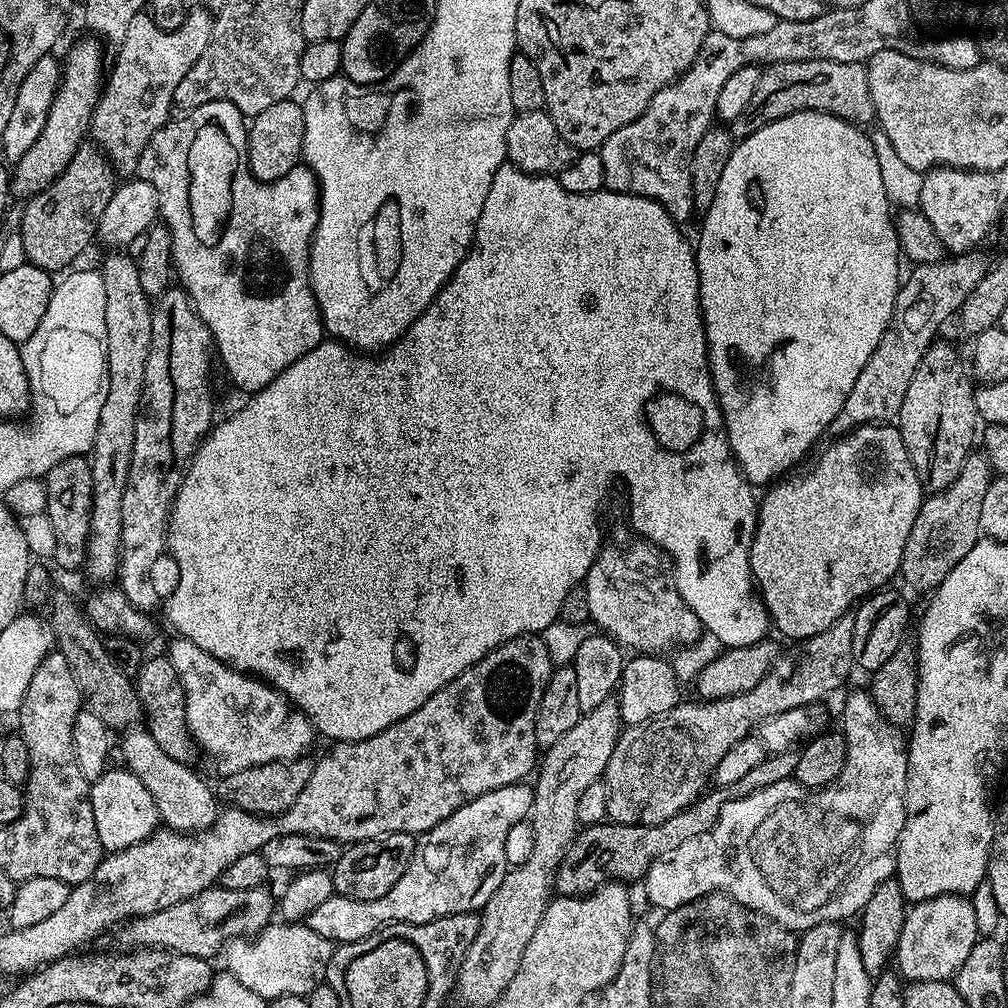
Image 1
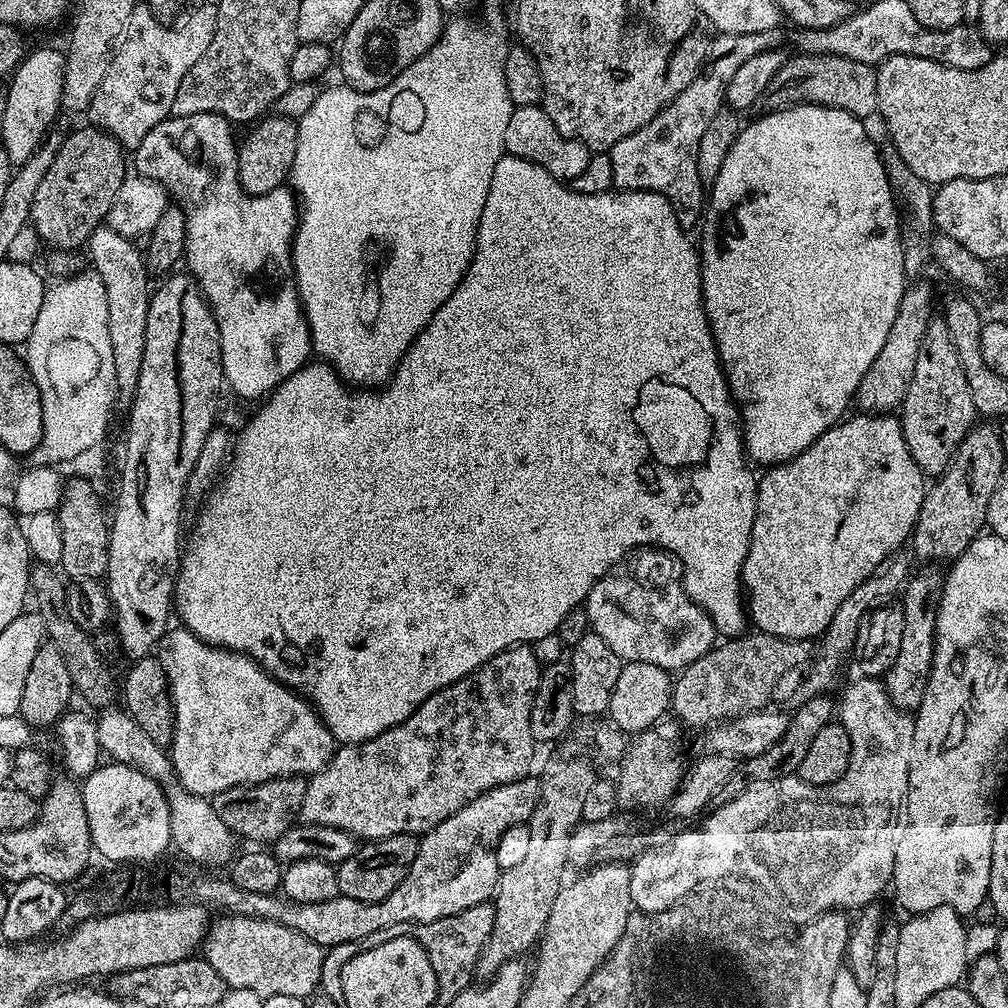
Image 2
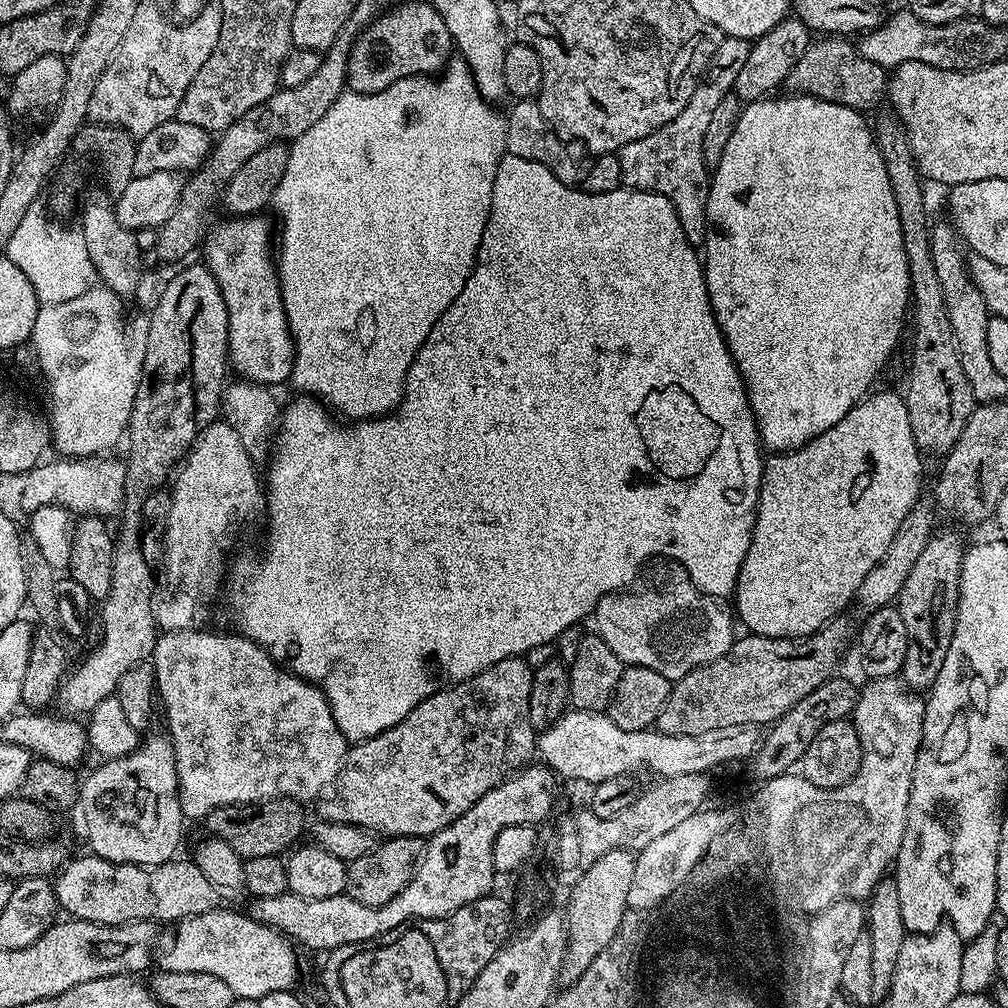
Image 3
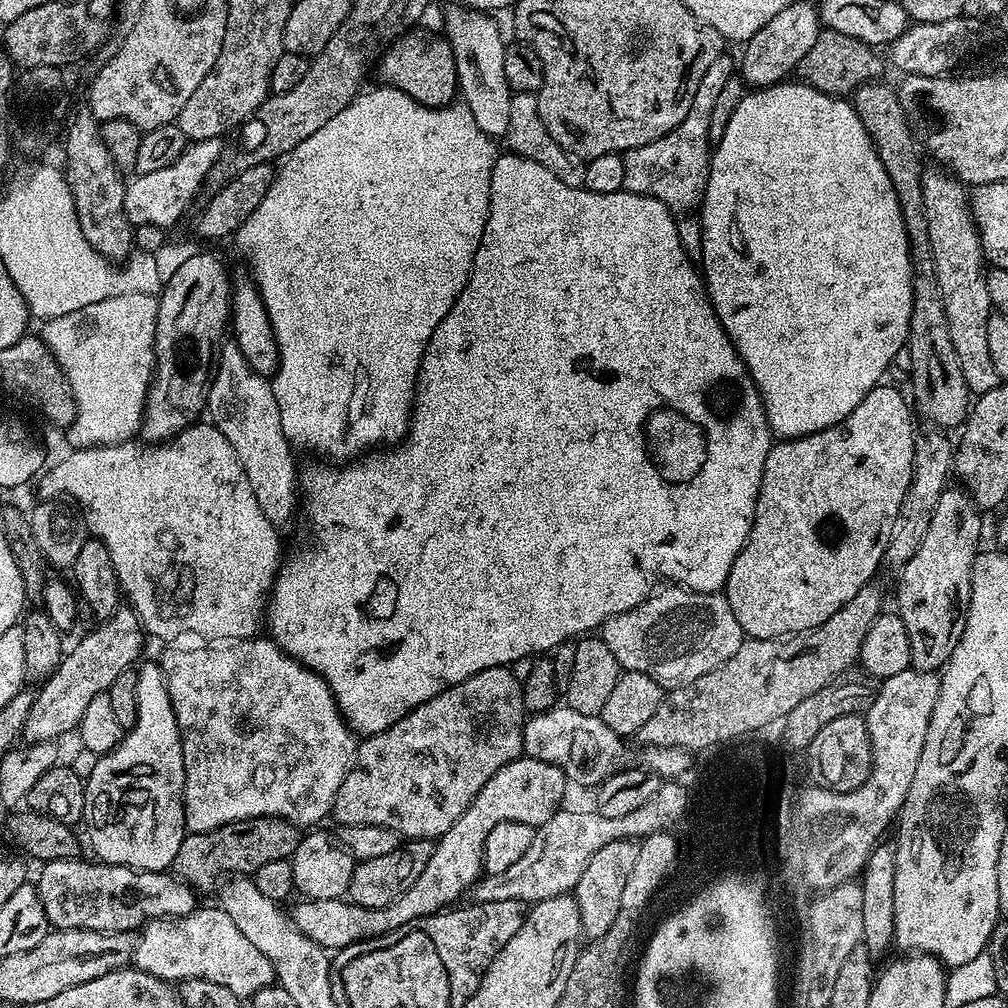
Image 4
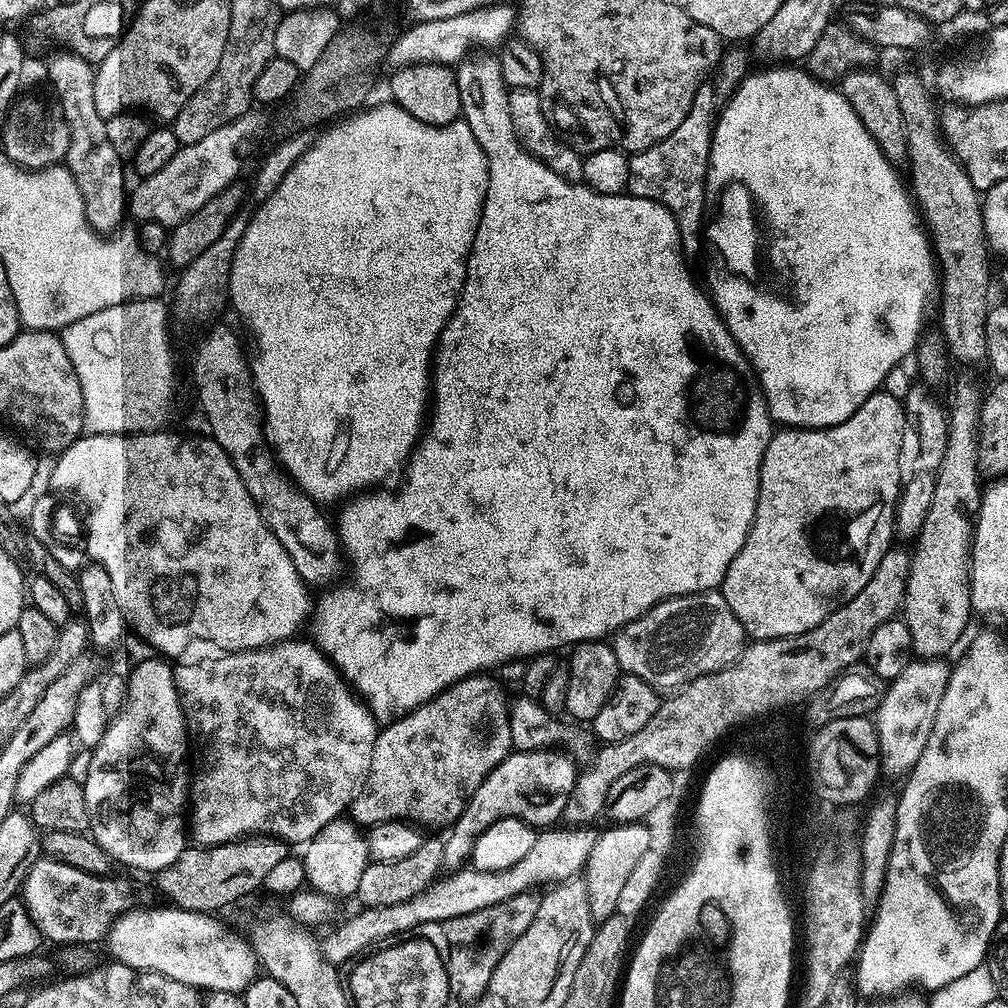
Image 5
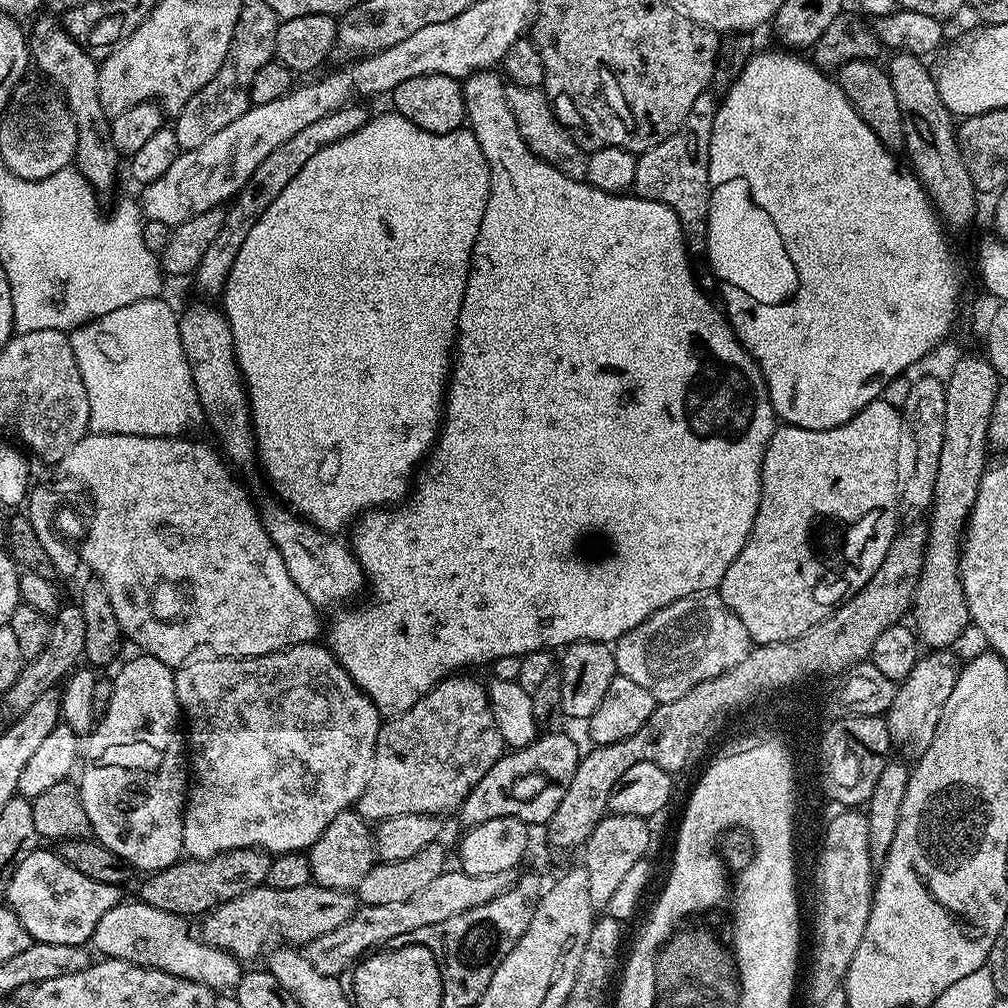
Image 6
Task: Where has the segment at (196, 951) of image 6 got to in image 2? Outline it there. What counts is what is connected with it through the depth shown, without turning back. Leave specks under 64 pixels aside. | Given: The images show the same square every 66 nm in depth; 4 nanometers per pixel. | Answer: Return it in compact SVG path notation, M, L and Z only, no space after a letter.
M231 914L211 923L202 950L204 959L218 971L228 988L253 990L261 999L275 995L311 997L321 985L326 955L320 945L290 927L268 919Z

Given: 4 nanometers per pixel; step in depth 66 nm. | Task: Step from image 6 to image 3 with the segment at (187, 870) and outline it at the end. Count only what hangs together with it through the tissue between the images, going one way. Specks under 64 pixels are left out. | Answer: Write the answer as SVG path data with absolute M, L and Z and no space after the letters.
M283 798L266 800L263 804L255 806L220 808L207 817L206 824L209 824L216 831L213 833L219 839L227 842L243 861L250 858L280 856L287 853L297 843L295 840L303 832L305 835L304 812L300 808L303 807L294 800L285 800Z

